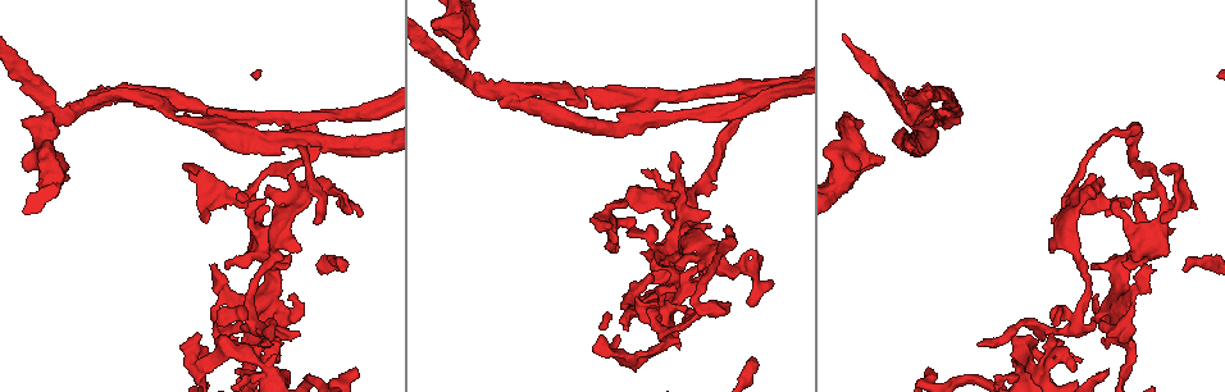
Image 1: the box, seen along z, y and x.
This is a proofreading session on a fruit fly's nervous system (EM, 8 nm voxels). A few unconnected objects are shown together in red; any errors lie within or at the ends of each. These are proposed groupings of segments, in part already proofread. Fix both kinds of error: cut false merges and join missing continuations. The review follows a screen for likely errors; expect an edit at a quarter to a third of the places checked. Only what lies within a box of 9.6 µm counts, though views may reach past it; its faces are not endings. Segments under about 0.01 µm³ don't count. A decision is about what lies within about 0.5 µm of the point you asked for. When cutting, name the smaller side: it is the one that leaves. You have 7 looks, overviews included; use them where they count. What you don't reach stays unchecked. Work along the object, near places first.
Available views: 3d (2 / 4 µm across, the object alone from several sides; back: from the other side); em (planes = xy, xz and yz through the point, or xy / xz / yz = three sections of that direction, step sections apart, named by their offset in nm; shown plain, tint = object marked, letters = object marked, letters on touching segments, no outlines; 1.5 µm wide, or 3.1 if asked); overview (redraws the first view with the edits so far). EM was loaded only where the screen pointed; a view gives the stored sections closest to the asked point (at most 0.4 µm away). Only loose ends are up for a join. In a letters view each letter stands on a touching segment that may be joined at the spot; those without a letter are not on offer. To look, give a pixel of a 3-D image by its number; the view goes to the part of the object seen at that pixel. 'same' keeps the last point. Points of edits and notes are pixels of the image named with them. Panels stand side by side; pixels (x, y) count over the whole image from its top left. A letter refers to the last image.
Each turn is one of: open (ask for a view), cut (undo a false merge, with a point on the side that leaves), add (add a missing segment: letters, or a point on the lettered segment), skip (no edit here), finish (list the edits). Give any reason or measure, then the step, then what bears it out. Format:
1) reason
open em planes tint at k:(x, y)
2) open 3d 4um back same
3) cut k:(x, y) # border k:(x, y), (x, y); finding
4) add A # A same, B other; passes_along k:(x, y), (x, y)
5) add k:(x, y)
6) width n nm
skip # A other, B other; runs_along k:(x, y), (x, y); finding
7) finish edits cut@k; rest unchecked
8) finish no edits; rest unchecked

thick end
open em xz step 4 letters at 1:(434, 29)

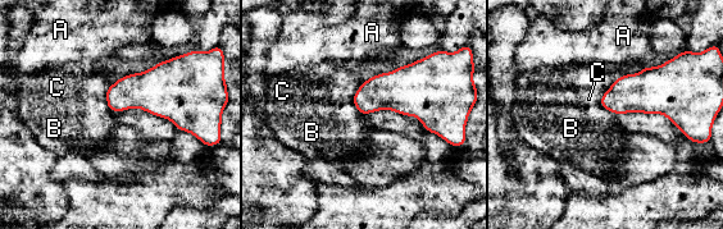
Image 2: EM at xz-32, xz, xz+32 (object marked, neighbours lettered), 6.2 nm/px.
longest_contact C 120 nm
skip # A other, B other, C other; border 2:(354, 105), (358, 110); no lettered segment goes on from it

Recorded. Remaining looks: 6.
sharp bend
open 3d 4um at 1:(1132, 155)

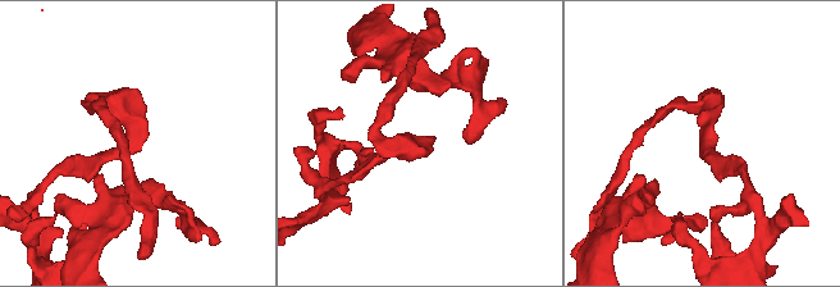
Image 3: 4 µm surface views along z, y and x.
open em yz step 4 letters at 3:(419, 143)

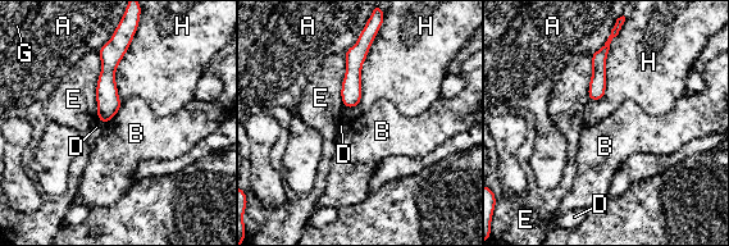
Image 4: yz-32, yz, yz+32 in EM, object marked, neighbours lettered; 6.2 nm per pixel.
longest_contact H 650 nm
skip # A other, B other, D other, E other, G other, H other; all the same cell

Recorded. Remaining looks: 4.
long arm stops here
open 3d 2um at 1:(340, 268)

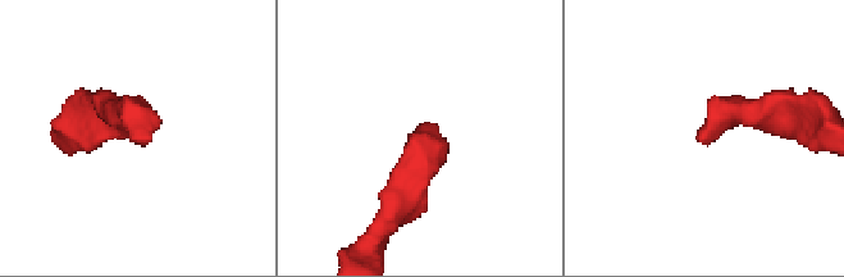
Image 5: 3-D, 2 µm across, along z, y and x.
open em planes letters at 5:(699, 139)

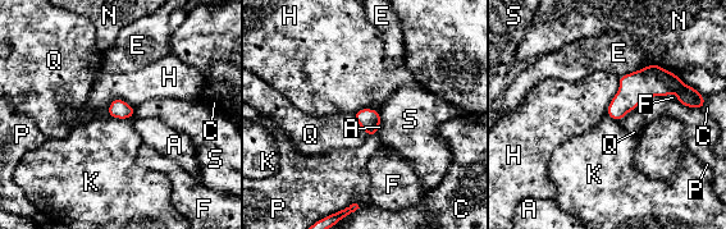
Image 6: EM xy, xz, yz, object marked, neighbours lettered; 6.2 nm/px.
width 120 nm
skip # A other, C other, E other, F other, H other, K other, N other, P other, Q other, S other; no lettered segment goes on from it

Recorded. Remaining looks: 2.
finish no edits; rest unchecked

